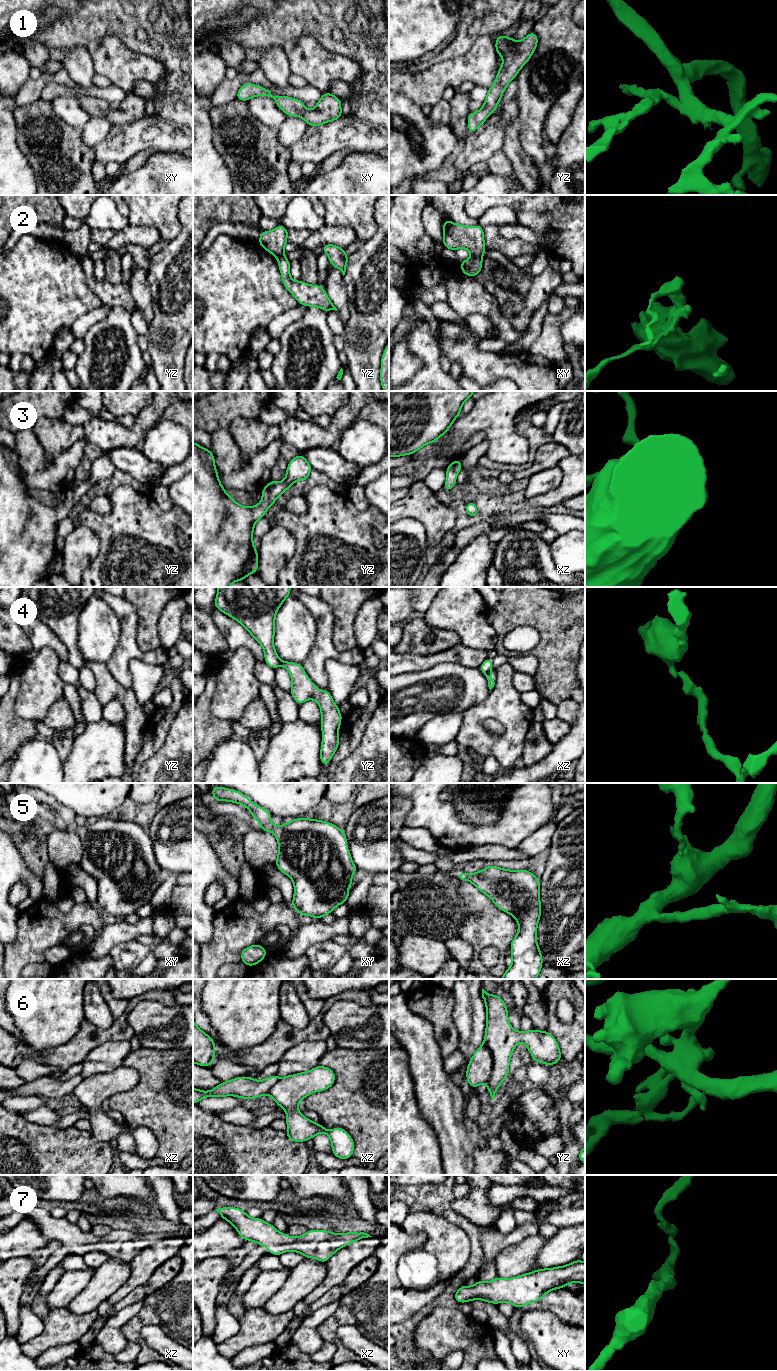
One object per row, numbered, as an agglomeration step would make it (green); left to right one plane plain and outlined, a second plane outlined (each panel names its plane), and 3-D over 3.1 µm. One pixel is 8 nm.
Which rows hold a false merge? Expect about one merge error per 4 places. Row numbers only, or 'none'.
2, 4

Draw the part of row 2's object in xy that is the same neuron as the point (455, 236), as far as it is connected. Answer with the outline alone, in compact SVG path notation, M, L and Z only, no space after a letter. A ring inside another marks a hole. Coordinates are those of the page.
M444 219L443 223L443 245L445 248L451 249L453 251L464 248L471 252L472 257L482 257L486 251L486 246L484 242L484 232L483 227L480 225L475 226L464 226L453 223L450 220Z

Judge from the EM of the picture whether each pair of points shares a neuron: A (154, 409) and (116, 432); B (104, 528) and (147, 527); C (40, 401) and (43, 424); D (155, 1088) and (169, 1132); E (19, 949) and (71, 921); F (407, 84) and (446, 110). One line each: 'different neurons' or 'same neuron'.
A: same neuron
B: same neuron
C: different neurons
D: same neuron
E: same neuron
F: different neurons

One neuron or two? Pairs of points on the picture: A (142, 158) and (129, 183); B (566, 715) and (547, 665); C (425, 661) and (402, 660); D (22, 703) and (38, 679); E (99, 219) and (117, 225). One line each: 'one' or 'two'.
A: two
B: two
C: one
D: one
E: one

